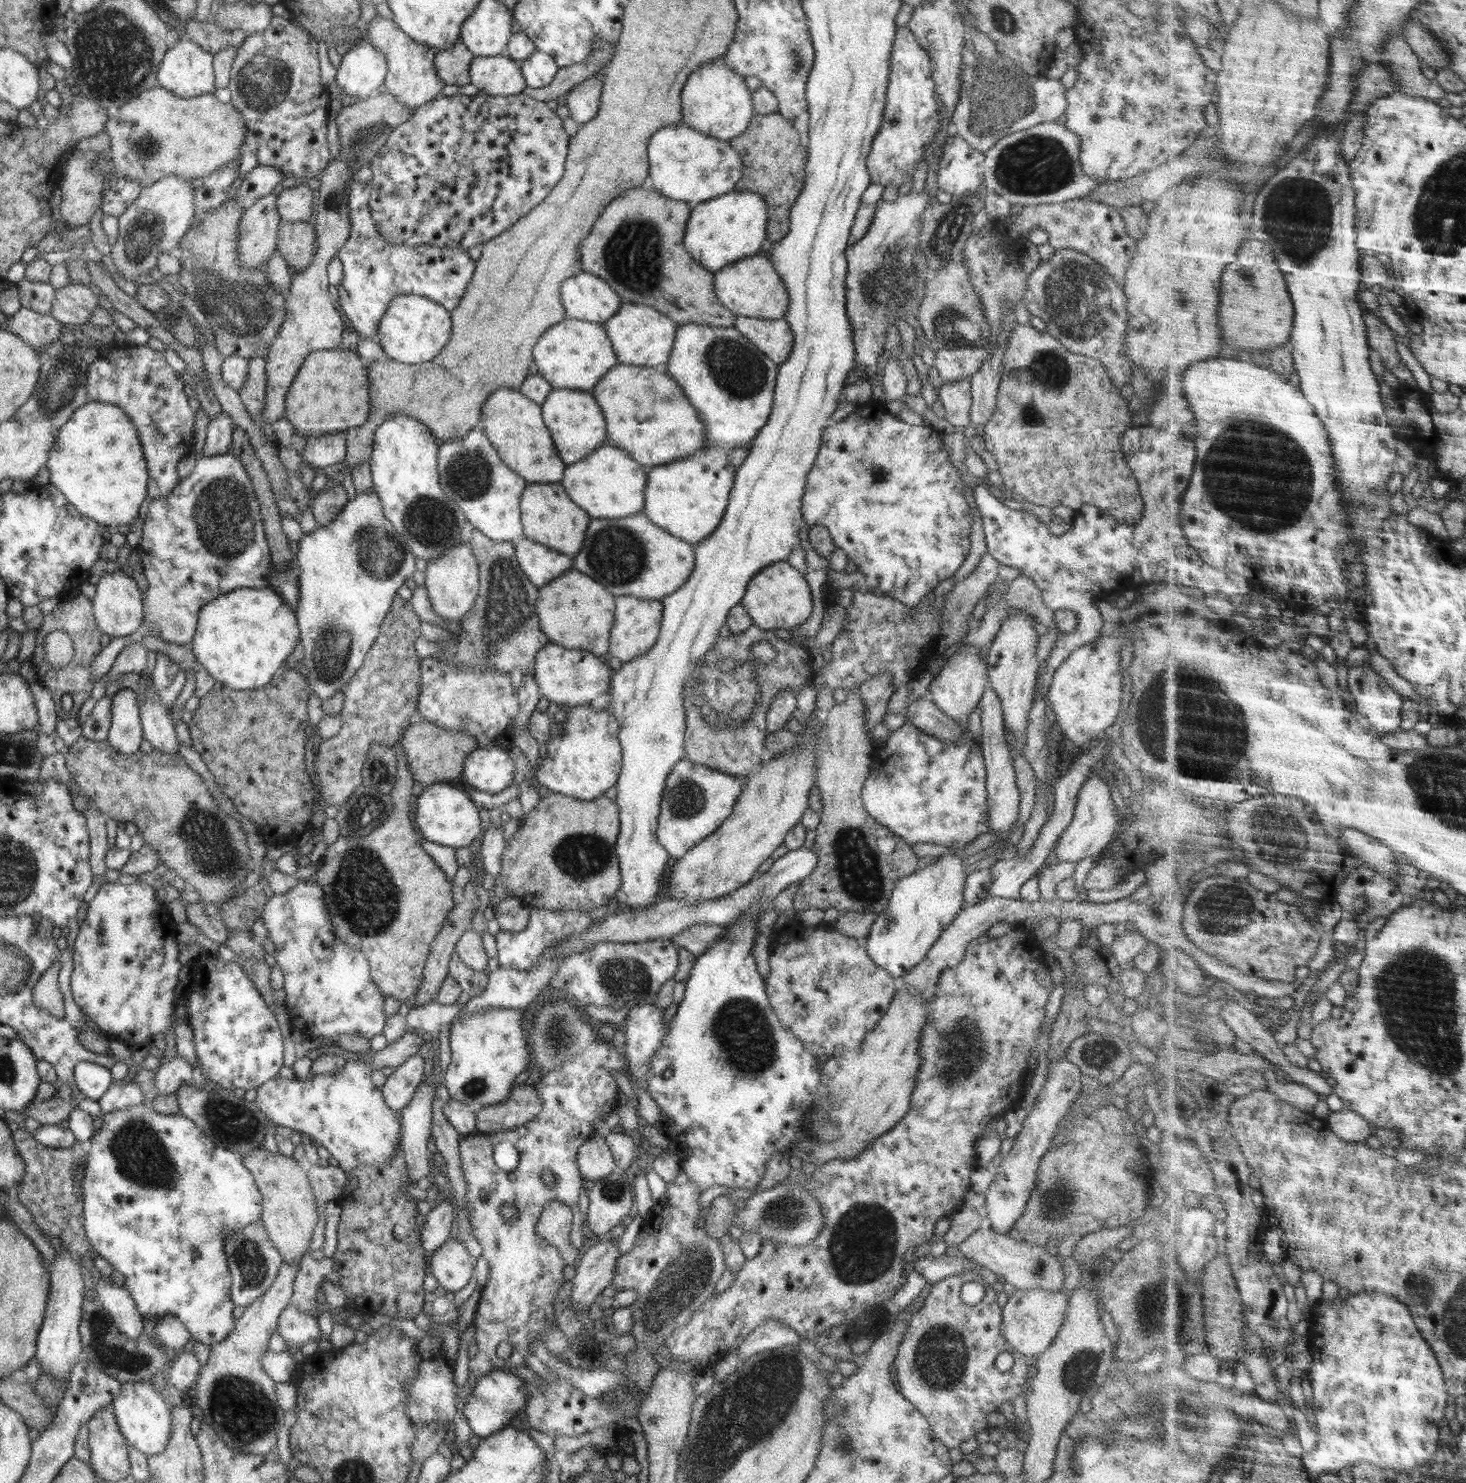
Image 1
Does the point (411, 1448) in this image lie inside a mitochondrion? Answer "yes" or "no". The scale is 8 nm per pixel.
no

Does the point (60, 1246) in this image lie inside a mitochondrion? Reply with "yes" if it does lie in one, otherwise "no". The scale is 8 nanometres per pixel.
no

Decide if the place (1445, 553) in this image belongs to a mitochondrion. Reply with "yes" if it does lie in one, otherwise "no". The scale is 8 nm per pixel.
no

